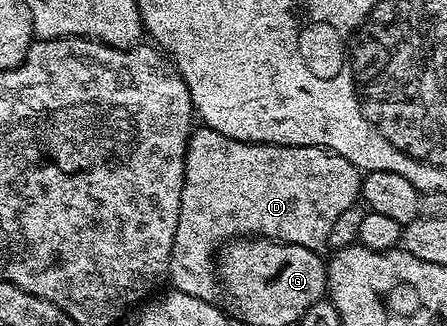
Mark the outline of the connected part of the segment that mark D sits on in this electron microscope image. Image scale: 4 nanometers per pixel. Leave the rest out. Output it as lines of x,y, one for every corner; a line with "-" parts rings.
205,125
191,130
186,145
186,172
182,182
182,204
176,225
176,237
172,241
170,254
170,274
168,283
171,288
180,293
188,293
192,297
200,297
204,301
214,303
220,295
220,284
216,278
216,256
224,243
239,237
261,237
263,239
277,239
279,243
295,243
305,247
321,248
326,243
328,233
344,210
359,202
362,193
363,176
357,167
352,166
344,157
325,147
281,147
275,143
245,143
236,141
232,137
224,137
224,133
216,133
211,127

